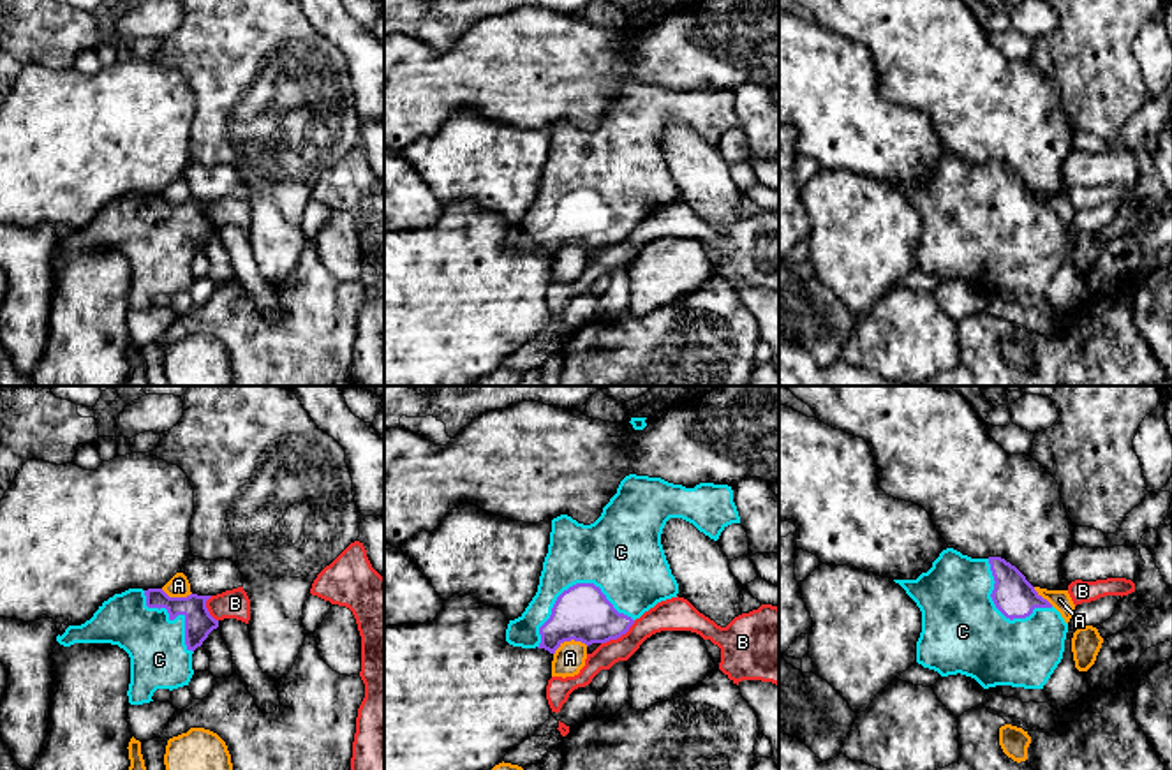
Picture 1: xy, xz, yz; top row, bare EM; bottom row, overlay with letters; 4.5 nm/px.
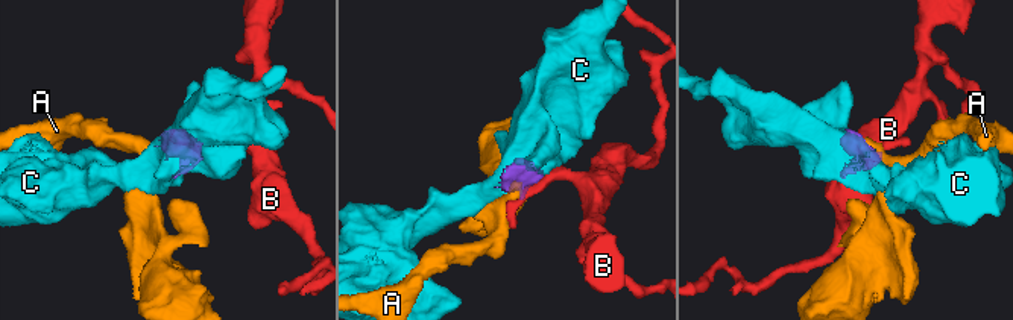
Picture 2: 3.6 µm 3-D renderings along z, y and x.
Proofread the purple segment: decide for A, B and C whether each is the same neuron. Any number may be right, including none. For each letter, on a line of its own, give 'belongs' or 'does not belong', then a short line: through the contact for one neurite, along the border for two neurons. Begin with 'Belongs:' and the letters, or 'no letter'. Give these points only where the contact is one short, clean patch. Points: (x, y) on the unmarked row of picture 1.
Belongs: C
A: does not belong; line xz (587, 251), (566, 245), (554, 259)
B: does not belong; line xz (635, 226), (624, 238), (601, 249)
C: belongs

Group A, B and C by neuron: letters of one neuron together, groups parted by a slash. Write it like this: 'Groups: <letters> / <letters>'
Groups: A / B / C

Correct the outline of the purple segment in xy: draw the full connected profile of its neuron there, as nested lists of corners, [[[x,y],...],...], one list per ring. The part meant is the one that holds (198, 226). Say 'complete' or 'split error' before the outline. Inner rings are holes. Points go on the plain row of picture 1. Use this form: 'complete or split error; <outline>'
split error; [[[129,194],[104,206],[85,229],[69,231],[56,247],[118,250],[130,263],[129,308],[150,308],[157,294],[189,291],[194,255],[219,233],[206,213],[210,203]]]

